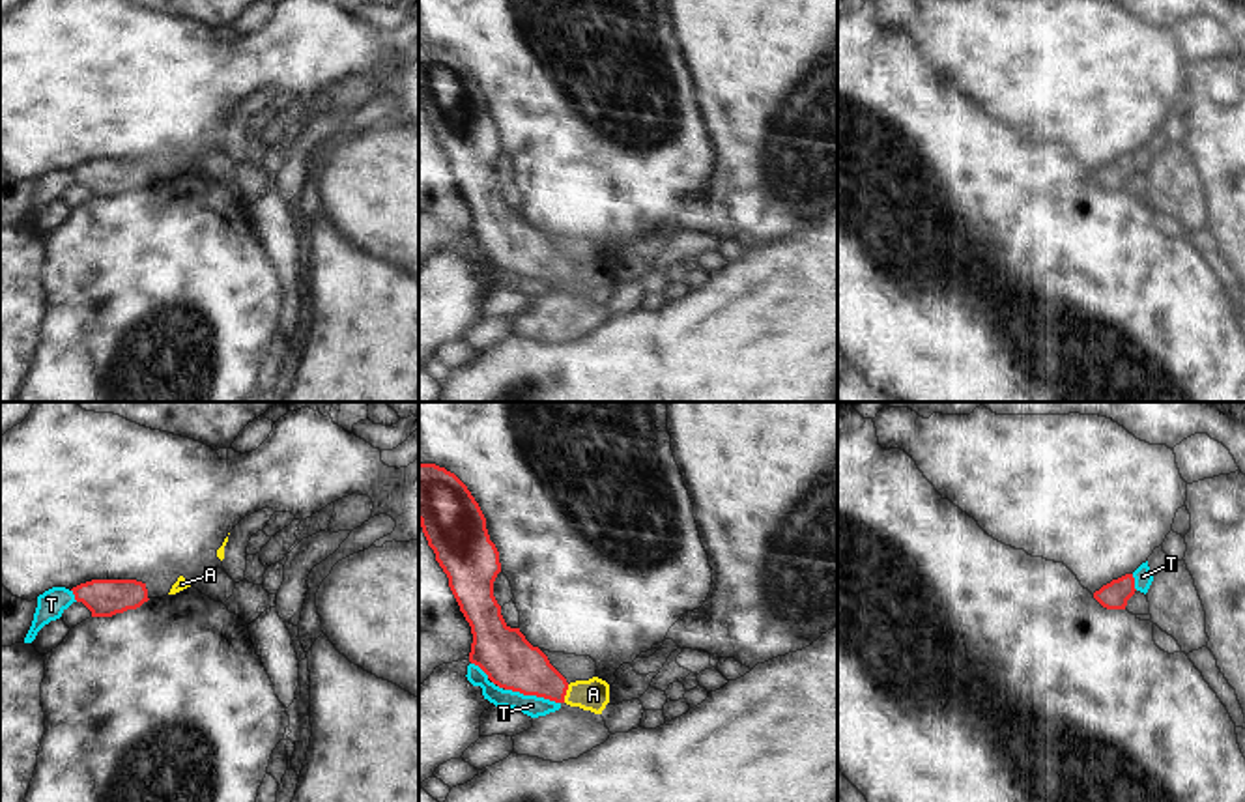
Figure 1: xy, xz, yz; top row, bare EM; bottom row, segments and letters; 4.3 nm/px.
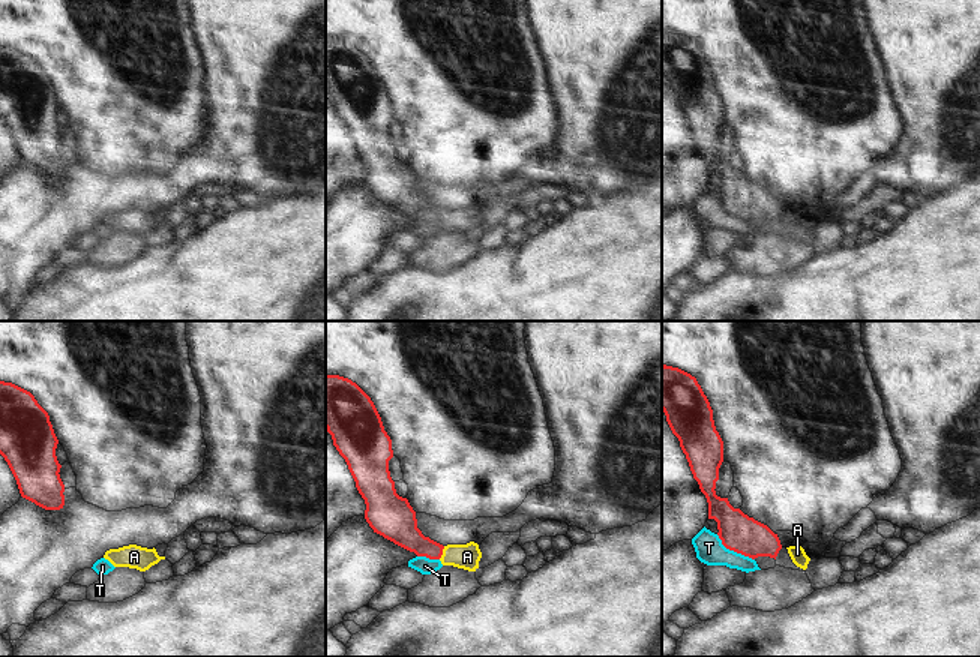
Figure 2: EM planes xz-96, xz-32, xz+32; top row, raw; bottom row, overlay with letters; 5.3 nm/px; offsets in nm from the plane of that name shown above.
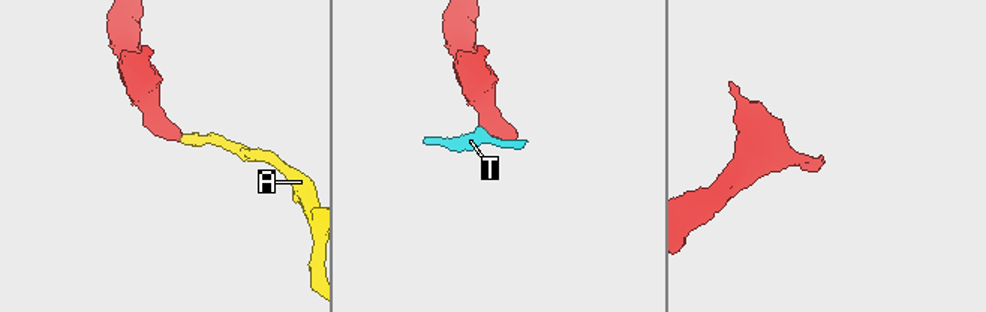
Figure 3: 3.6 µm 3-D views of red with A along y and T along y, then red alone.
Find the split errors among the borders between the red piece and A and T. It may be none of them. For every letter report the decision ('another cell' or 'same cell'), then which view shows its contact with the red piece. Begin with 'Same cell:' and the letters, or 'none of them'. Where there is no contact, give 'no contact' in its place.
Same cell: A
A: same cell; contact in xz
T: another cell; contact in xz

